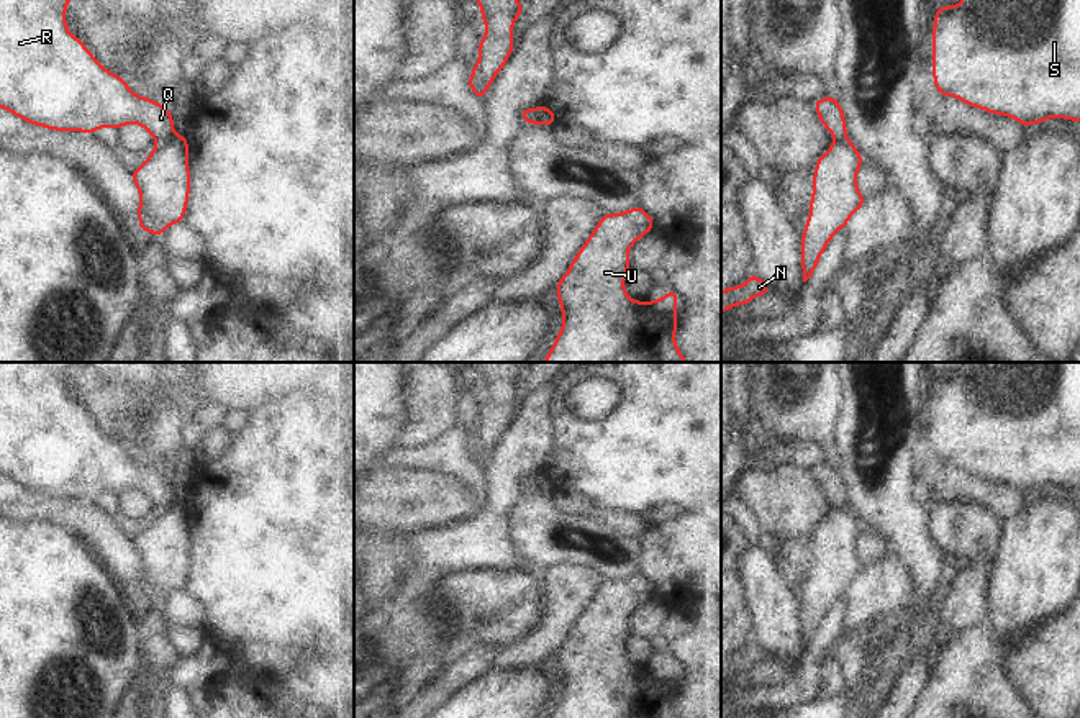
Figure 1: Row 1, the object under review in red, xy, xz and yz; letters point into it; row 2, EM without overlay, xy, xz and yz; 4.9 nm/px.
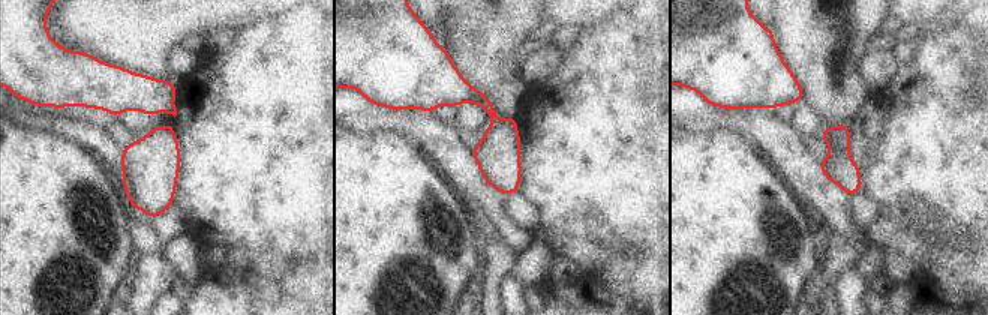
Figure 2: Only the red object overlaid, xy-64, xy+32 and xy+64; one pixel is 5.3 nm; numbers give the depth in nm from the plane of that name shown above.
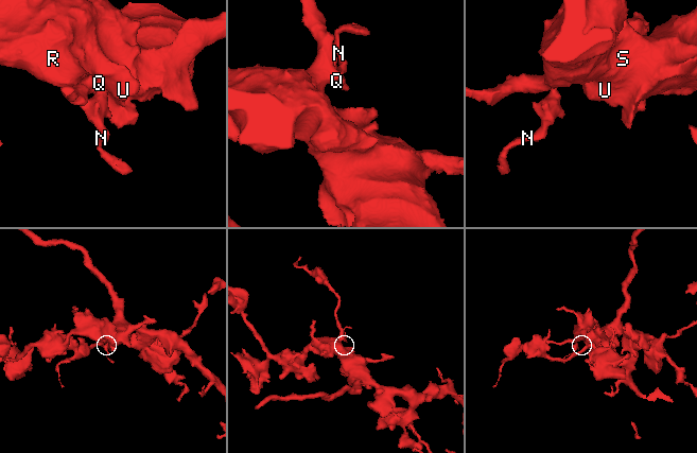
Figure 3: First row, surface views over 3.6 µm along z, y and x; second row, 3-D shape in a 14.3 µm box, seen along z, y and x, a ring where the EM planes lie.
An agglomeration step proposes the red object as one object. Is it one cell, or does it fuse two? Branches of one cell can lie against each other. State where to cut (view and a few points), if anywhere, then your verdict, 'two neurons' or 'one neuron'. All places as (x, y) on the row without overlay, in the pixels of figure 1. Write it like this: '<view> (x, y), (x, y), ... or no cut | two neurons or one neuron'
xy (174, 500), (158, 512) | two neurons

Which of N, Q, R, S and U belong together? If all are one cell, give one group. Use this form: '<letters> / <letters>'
N / Q R S U

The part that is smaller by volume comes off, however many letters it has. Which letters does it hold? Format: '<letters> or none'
N

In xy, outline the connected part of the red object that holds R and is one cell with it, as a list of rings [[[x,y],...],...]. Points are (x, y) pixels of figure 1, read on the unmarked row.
[[[0,362],[0,475],[10,479],[16,485],[33,492],[33,493],[43,493],[44,497],[52,498],[64,498],[64,500],[74,500],[80,498],[84,502],[92,502],[97,497],[111,495],[111,497],[121,497],[123,493],[133,490],[136,493],[144,495],[156,511],[167,508],[175,502],[174,497],[174,482],[159,469],[138,462],[131,457],[131,454],[120,444],[118,441],[105,436],[98,426],[87,416],[85,410],[70,402],[67,395],[67,370],[75,362]]]

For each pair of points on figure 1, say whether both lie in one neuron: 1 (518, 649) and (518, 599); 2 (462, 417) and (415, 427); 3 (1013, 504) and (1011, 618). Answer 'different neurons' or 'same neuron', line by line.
1: different neurons
2: different neurons
3: different neurons

